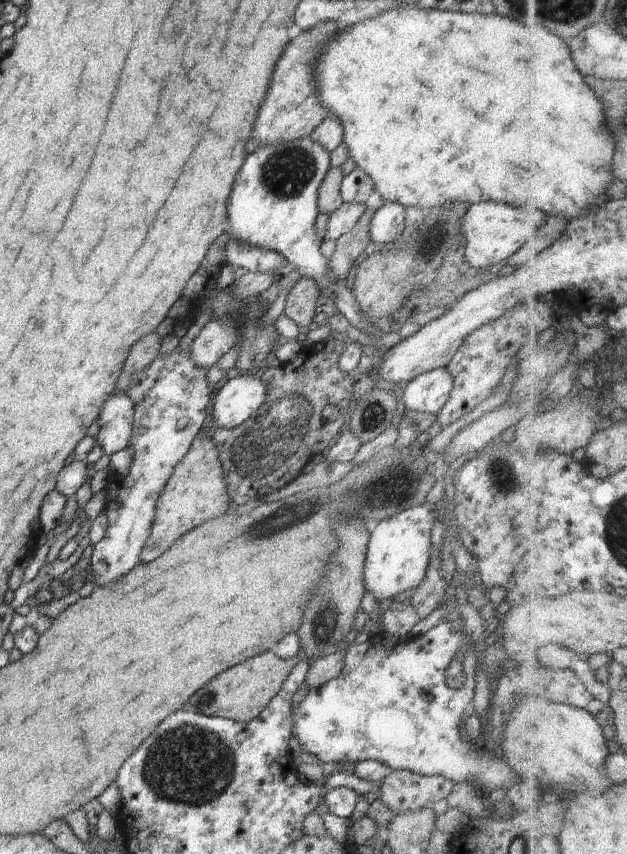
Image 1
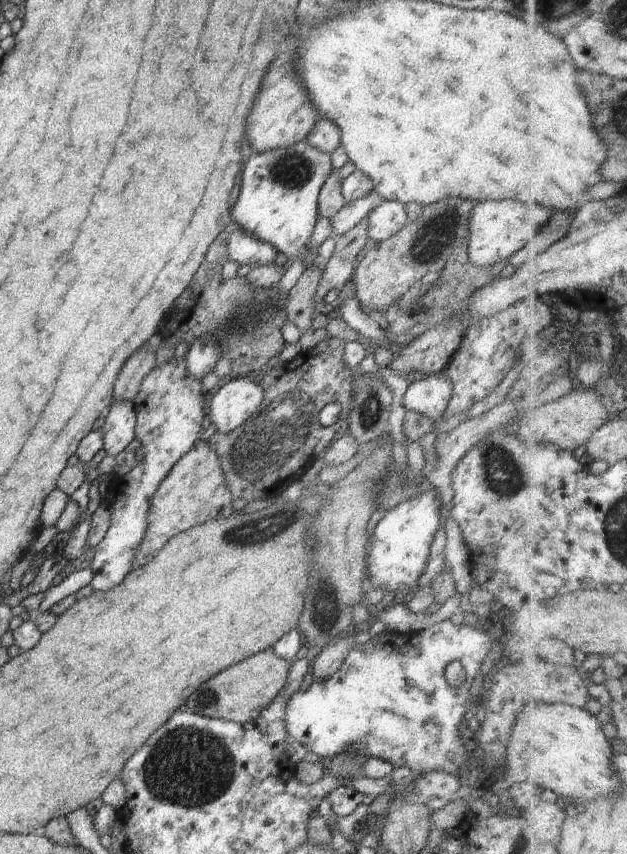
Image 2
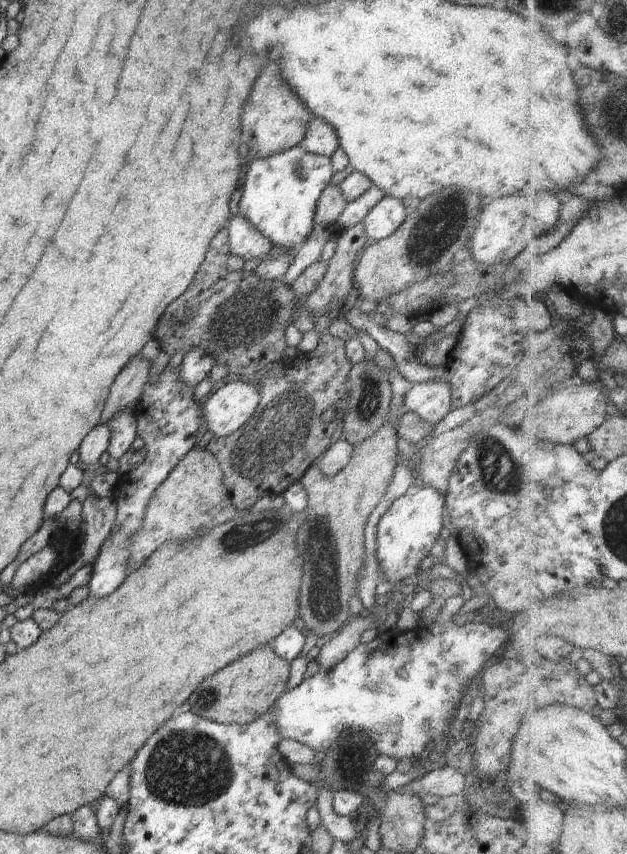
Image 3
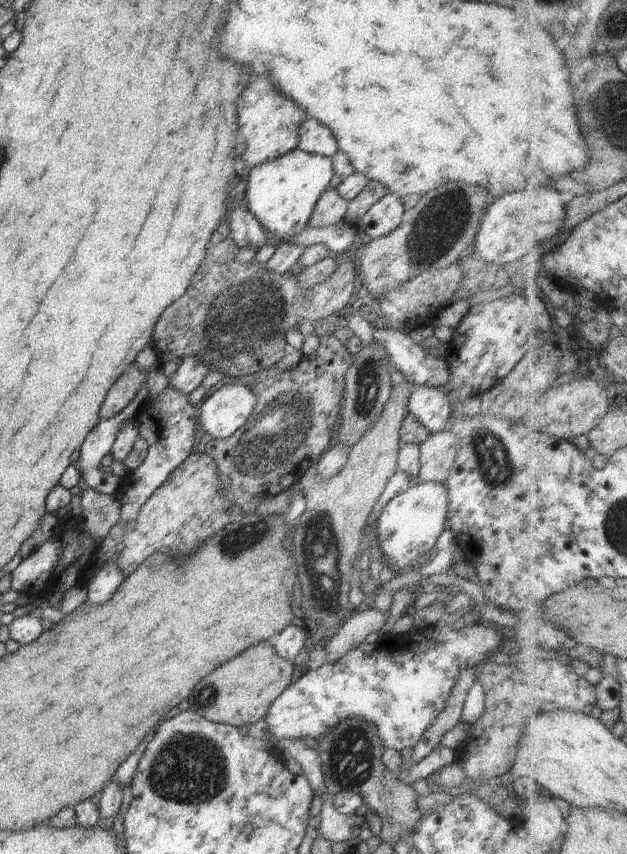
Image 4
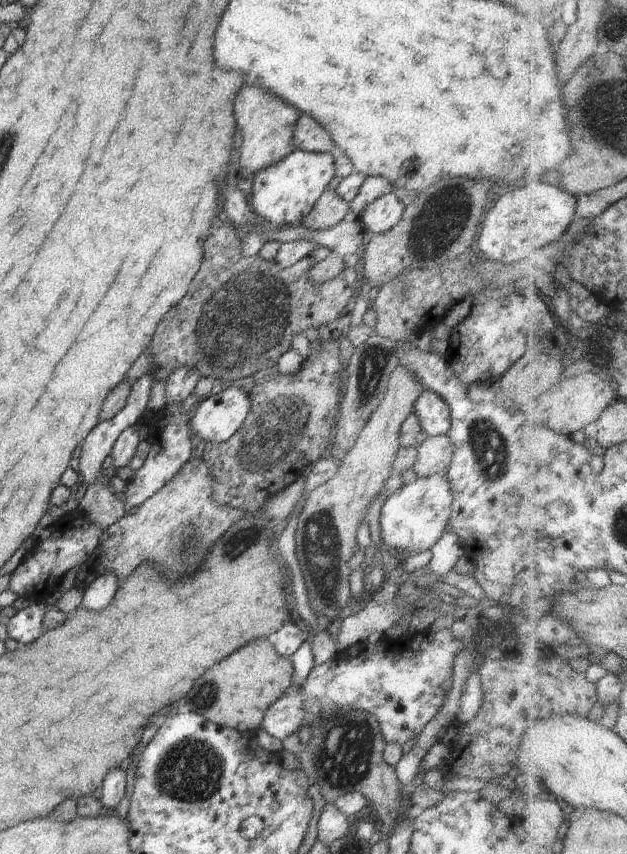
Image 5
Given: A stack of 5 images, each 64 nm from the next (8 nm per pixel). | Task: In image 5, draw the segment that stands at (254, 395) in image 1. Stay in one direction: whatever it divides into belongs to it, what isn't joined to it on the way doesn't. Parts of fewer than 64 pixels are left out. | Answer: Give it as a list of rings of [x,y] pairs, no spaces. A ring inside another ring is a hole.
[[[224,388],[216,396],[199,401],[191,413],[190,428],[192,434],[207,442],[224,443],[239,432],[244,425],[244,420],[250,413],[250,398],[240,388]]]

